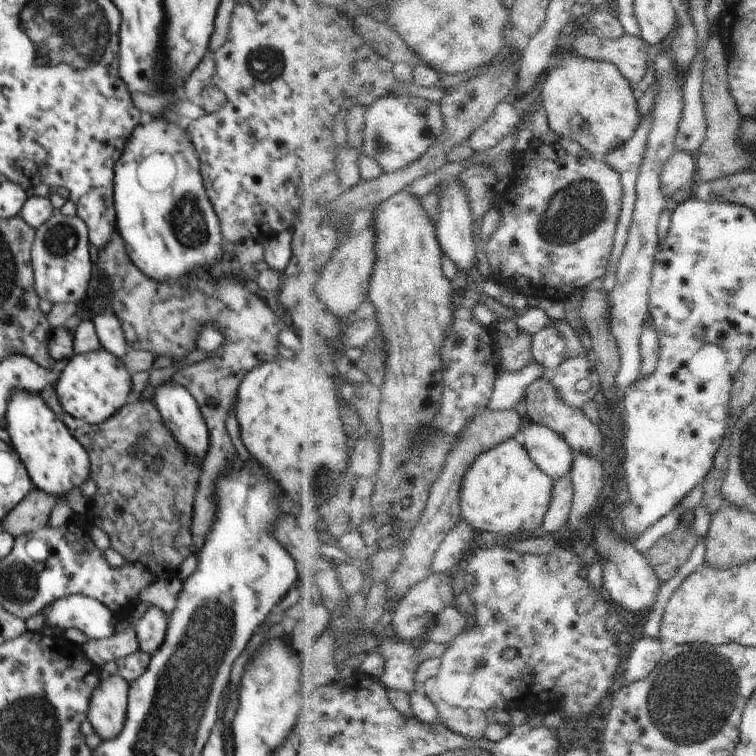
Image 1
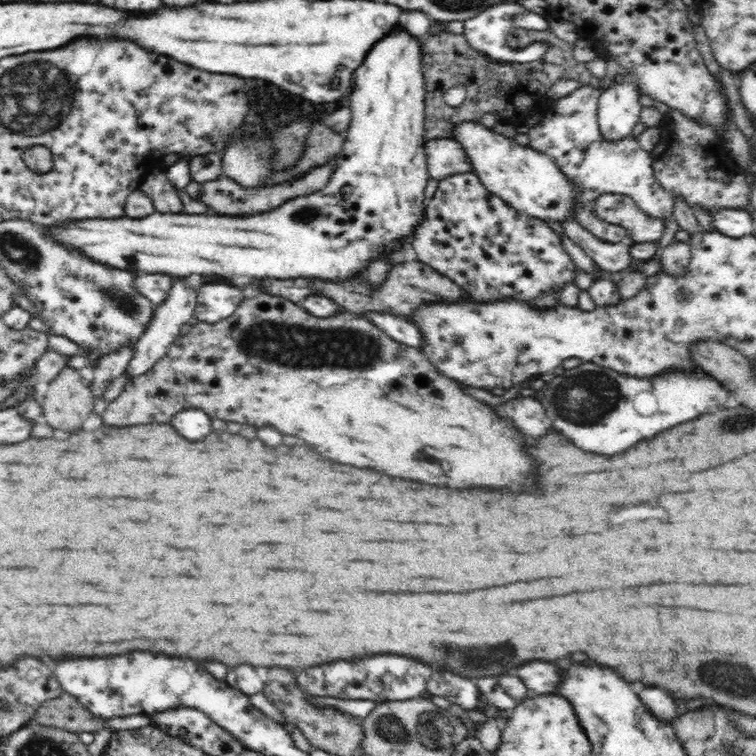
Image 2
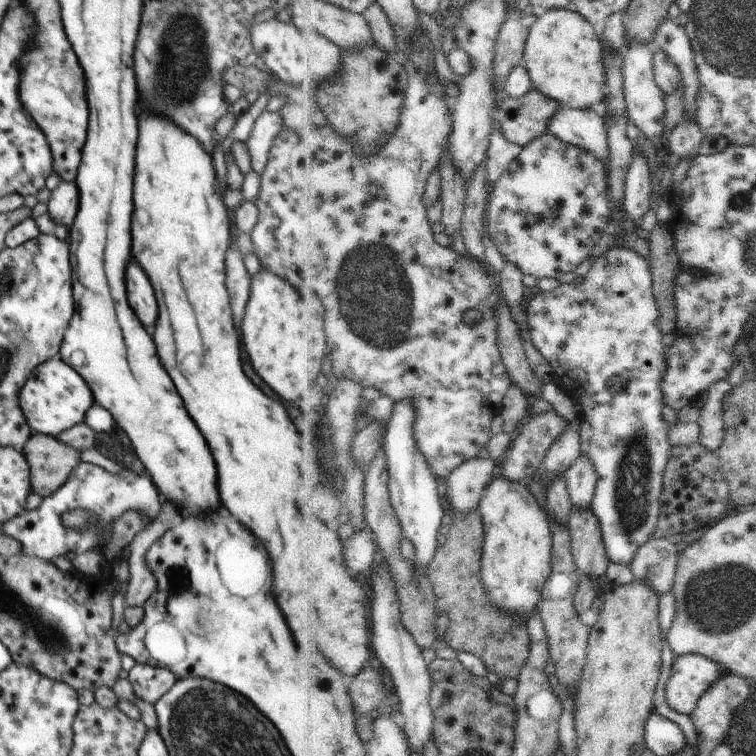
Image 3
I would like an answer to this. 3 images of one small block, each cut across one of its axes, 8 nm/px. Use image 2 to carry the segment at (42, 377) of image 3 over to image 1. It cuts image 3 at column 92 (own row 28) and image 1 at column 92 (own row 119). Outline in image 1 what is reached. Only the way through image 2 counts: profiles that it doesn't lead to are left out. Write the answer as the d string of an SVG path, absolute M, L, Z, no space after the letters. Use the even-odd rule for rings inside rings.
M106 349L71 356L55 384L58 402L75 419L89 425L99 425L114 416L129 402L132 379L123 360Z

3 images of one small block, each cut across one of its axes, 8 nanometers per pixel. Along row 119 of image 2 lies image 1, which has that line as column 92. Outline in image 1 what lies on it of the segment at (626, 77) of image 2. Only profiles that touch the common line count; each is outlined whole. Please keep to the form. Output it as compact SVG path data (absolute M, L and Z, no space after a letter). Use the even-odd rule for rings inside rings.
M72 594L50 604L42 612L45 624L50 628L76 628L92 640L102 640L112 636L121 616L113 613L107 606L95 598Z

